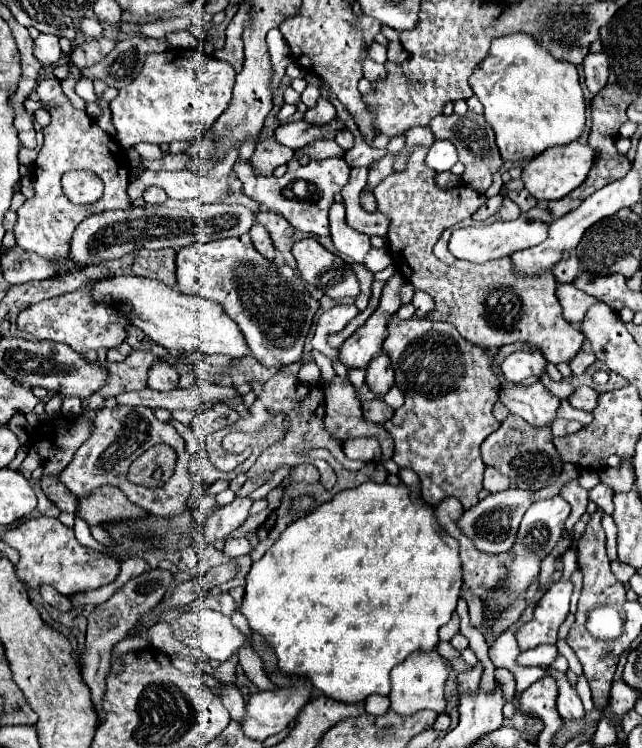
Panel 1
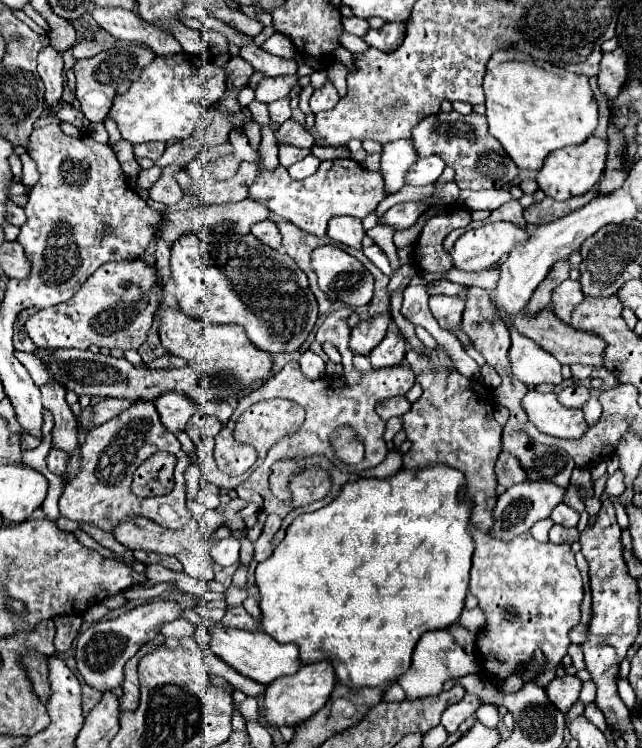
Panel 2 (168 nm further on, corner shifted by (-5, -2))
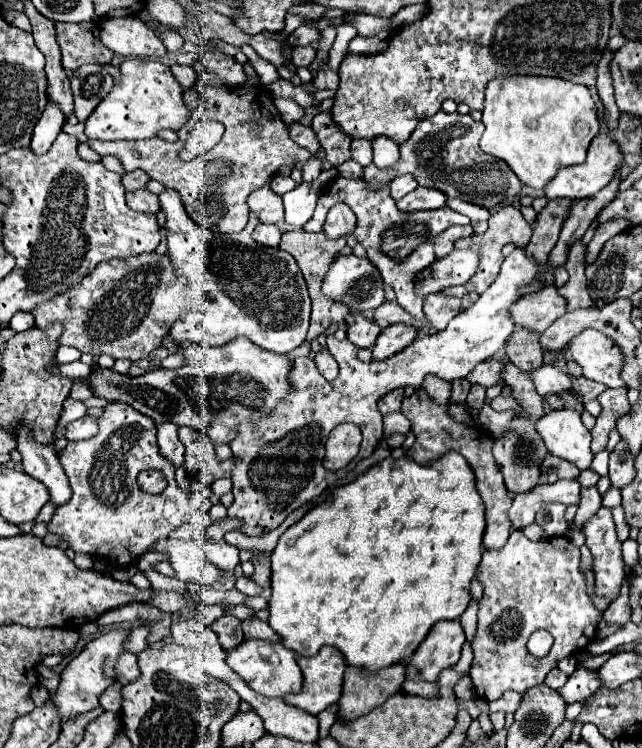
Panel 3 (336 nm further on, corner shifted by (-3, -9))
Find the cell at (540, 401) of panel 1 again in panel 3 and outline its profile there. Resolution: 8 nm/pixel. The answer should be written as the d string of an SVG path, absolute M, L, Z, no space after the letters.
M550 410L536 420L536 430L544 438L552 456L564 458L576 464L580 470L588 470L592 464L590 432L584 428L580 414L574 410Z

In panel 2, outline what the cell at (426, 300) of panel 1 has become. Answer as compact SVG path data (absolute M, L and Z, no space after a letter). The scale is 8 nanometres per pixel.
M432 295L430 297L430 311L442 329L456 329L462 321L464 301L458 297L448 295Z

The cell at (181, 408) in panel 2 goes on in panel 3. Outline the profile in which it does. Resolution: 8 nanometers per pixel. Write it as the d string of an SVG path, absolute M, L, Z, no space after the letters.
M164 422L158 426L158 448L160 448L160 454L172 464L172 466L182 466L184 462L184 446L182 442L178 440L178 434L176 434L176 424L172 422Z

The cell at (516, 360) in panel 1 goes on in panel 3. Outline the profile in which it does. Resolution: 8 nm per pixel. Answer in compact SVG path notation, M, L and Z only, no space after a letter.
M540 366L538 370L532 372L534 384L536 384L536 392L540 396L544 394L562 394L562 392L570 392L572 390L572 380L566 372L562 372L560 368L554 366Z

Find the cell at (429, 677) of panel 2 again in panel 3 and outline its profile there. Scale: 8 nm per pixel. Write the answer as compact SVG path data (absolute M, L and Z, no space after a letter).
M460 620L436 622L422 646L418 646L410 658L406 678L436 682L438 674L444 668L450 668L458 662L464 642L466 636Z

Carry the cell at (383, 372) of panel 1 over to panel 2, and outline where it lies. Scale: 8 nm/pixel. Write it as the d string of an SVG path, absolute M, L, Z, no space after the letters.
M388 331L380 347L376 347L370 353L370 363L372 369L384 369L384 367L396 367L404 361L406 353L406 339L398 331Z

